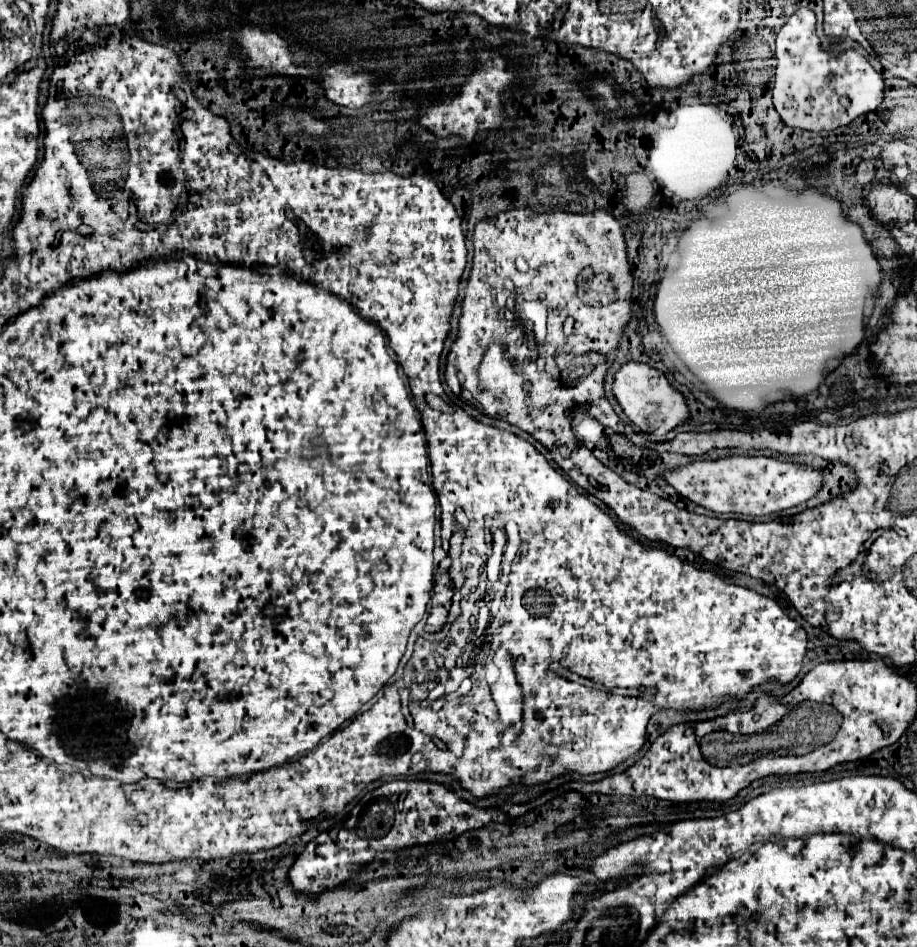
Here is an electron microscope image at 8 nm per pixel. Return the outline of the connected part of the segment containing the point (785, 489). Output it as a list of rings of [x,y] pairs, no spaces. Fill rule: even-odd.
[[[725,456],[717,460],[695,460],[687,466],[667,470],[663,478],[669,486],[675,488],[679,496],[689,498],[707,510],[719,514],[739,512],[745,516],[765,516],[799,506],[823,488],[823,476],[819,468],[767,456]]]

